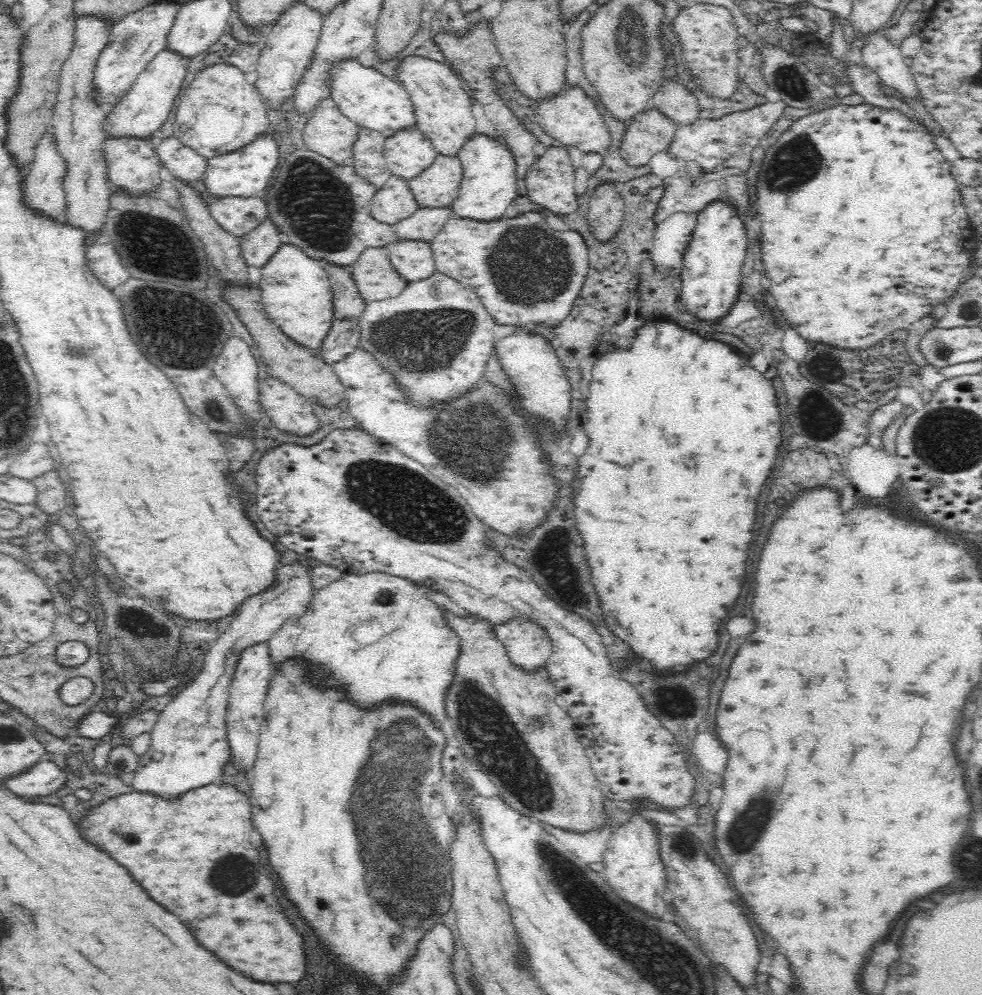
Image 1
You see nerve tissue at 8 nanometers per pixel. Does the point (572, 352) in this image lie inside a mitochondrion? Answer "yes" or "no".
no

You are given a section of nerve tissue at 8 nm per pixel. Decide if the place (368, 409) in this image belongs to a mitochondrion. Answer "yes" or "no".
no

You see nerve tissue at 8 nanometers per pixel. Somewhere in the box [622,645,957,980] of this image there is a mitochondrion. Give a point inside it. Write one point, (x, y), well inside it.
(761, 817)

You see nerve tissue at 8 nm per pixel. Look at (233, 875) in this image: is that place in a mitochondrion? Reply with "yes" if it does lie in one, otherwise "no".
yes

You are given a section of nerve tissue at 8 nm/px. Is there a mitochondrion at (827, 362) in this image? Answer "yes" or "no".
no

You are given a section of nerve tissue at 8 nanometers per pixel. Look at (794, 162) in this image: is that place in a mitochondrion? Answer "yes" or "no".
yes

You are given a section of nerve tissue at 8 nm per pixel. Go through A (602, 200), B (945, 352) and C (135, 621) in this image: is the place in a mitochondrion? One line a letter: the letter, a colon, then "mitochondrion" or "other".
A: other
B: mitochondrion
C: mitochondrion

